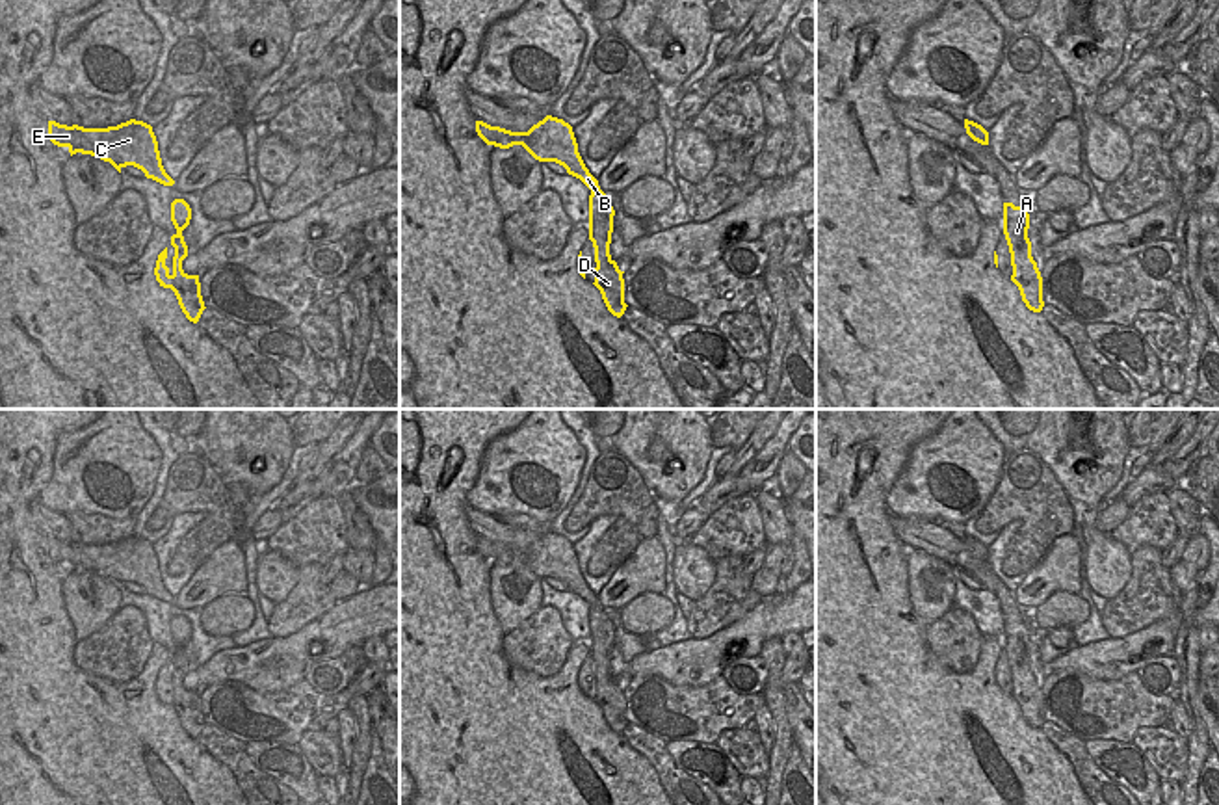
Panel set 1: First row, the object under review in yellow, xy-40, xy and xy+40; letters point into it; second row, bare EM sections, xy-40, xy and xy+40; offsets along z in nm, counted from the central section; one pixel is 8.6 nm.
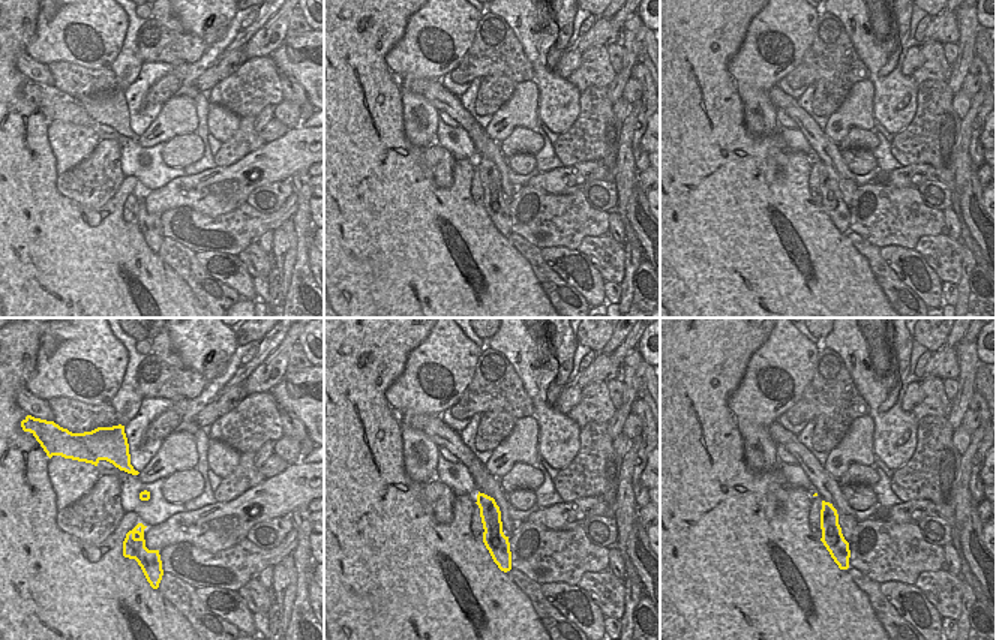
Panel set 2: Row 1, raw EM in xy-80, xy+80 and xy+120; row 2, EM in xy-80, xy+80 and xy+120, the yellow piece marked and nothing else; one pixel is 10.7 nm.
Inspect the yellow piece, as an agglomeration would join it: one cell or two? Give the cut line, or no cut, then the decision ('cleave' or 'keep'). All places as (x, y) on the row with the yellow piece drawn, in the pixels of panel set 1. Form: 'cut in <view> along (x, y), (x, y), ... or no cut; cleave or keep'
cut in xy along (591, 188), (599, 190); cleave

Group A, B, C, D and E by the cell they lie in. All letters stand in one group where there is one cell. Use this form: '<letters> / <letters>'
A D / B C E

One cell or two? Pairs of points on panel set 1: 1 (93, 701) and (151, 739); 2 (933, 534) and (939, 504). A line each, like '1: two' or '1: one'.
1: one
2: two

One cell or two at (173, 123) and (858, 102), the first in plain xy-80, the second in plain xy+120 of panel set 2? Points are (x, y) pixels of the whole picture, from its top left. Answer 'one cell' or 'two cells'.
one cell

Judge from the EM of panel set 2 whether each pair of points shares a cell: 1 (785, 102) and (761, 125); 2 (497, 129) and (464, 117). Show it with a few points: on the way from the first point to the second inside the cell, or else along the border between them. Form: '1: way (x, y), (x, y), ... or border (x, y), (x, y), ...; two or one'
1: border (774, 84), (768, 99), (776, 108); two
2: border (483, 129), (498, 143); two

